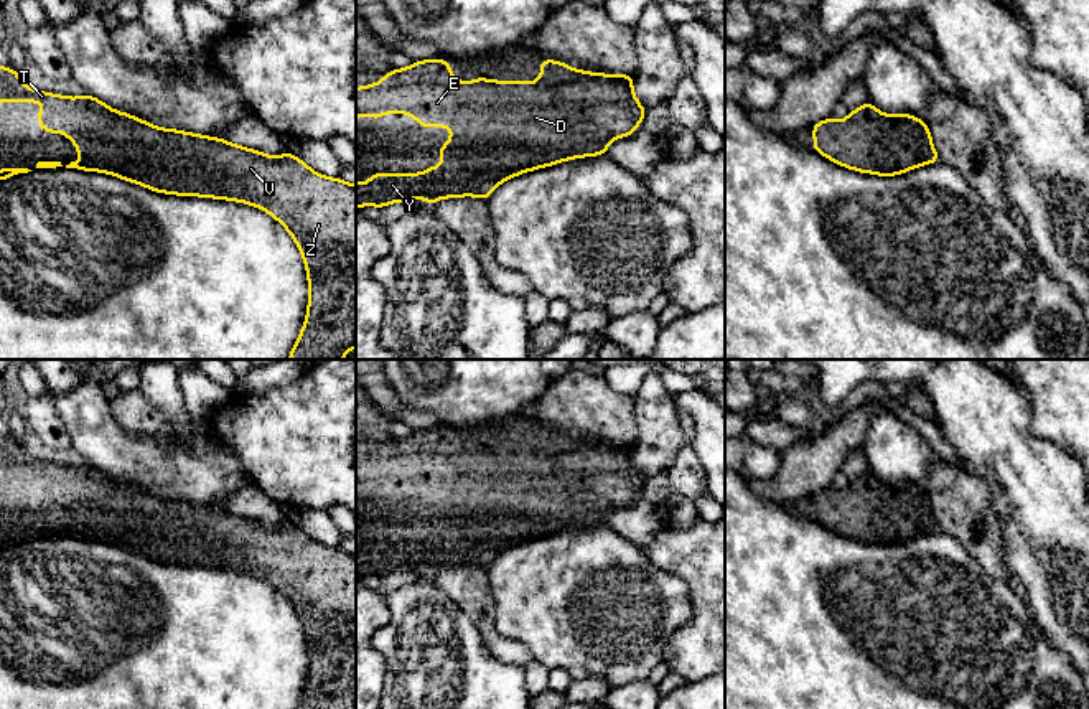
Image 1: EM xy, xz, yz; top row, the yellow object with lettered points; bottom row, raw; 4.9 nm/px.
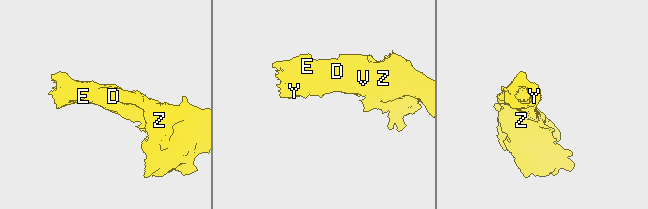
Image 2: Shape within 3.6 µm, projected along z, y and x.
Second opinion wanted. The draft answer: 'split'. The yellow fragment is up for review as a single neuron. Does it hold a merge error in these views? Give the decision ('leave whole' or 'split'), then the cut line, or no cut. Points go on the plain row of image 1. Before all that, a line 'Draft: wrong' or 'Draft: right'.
Draft: wrong
leave whole; no cut

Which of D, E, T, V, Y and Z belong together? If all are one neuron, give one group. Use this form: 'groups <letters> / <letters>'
groups D E T V Y Z

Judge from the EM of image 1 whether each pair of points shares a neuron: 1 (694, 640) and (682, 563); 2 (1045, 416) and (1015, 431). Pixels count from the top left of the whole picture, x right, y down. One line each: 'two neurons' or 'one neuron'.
1: one neuron
2: two neurons

